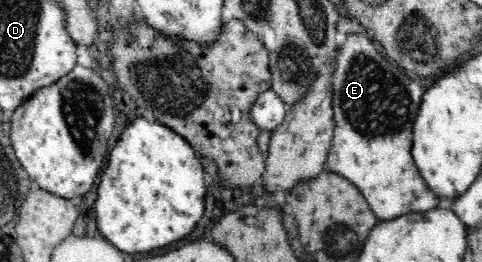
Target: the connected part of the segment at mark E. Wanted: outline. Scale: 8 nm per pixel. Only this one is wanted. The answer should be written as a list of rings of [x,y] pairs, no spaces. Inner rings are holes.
[[[348,35],[348,40],[339,47],[337,67],[333,78],[333,109],[335,135],[329,151],[327,167],[341,173],[355,183],[369,207],[379,220],[392,220],[409,212],[424,212],[441,205],[446,200],[425,183],[412,155],[411,129],[417,117],[423,89],[417,81],[407,77],[399,65],[393,65],[373,46],[364,35]]]

